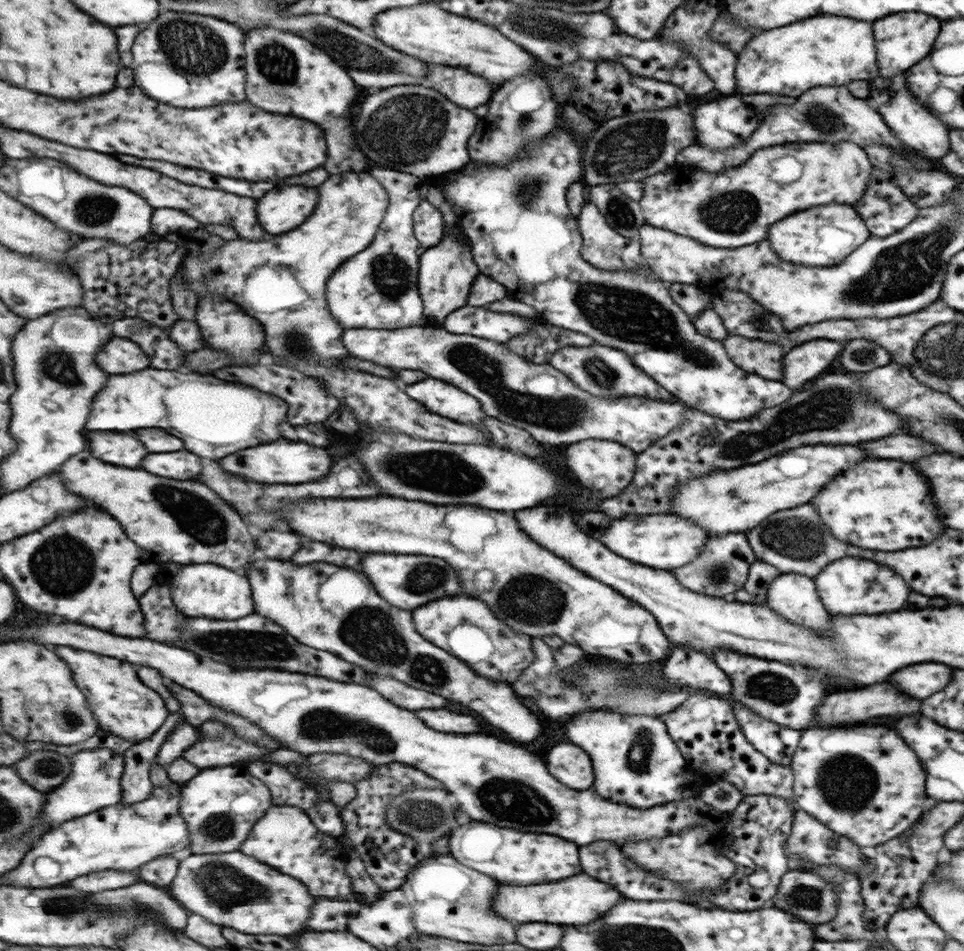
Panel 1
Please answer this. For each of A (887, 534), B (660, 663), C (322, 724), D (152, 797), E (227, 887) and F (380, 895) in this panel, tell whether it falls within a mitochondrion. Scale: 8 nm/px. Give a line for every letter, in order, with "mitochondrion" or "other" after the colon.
A: other
B: other
C: mitochondrion
D: other
E: mitochondrion
F: other

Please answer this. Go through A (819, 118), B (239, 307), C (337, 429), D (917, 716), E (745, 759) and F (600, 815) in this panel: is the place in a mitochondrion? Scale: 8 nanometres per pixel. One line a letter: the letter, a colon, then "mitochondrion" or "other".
A: mitochondrion
B: other
C: other
D: other
E: other
F: other

